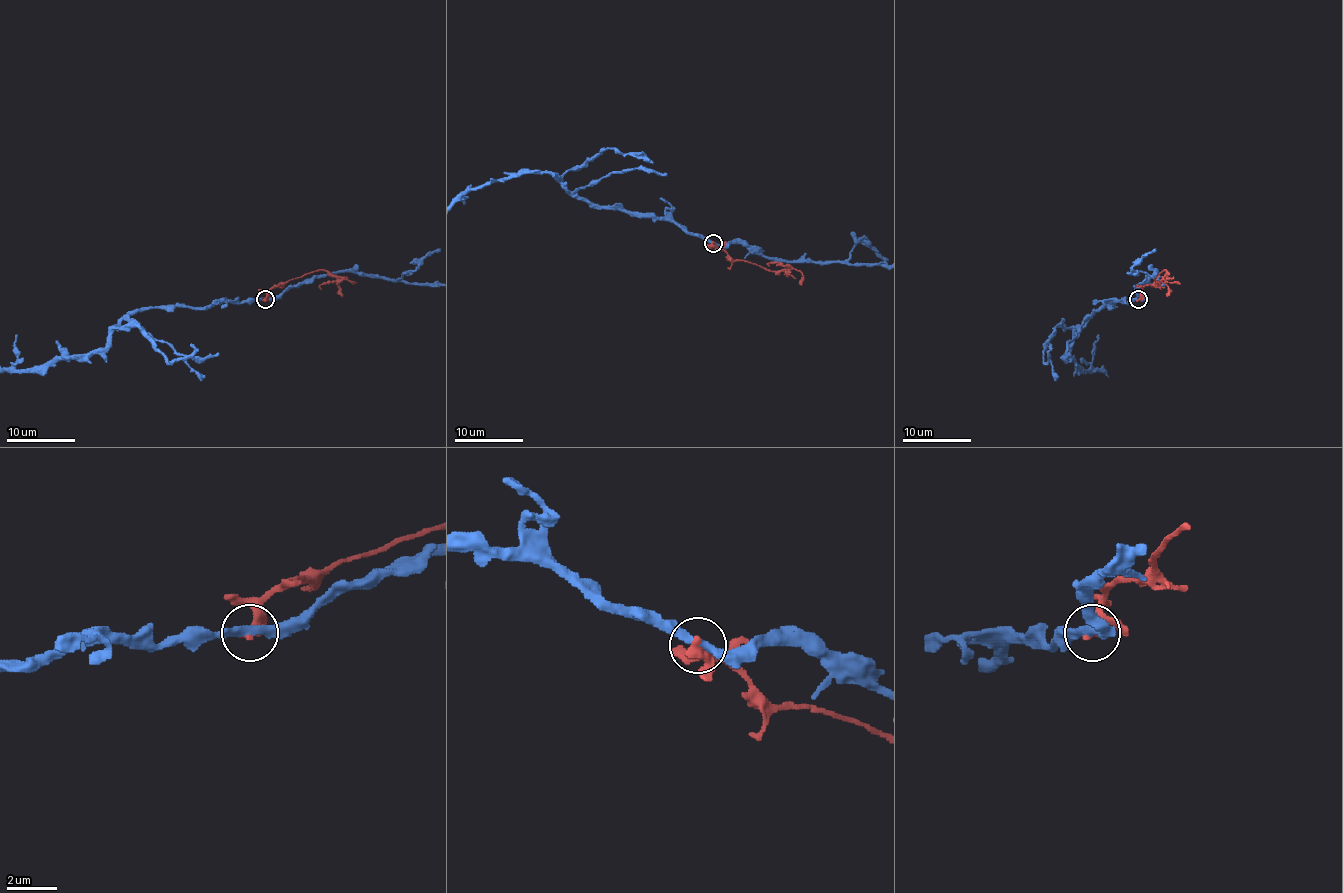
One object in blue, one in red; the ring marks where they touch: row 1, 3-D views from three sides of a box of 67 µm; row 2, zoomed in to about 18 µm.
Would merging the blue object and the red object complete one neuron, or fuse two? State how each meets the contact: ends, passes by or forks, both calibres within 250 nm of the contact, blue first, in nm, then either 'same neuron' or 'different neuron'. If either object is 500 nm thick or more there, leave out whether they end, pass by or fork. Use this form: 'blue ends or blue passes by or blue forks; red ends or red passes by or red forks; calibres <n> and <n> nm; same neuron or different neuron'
blue passes by; red passes by; calibres 340 and 280 nm; different neuron

